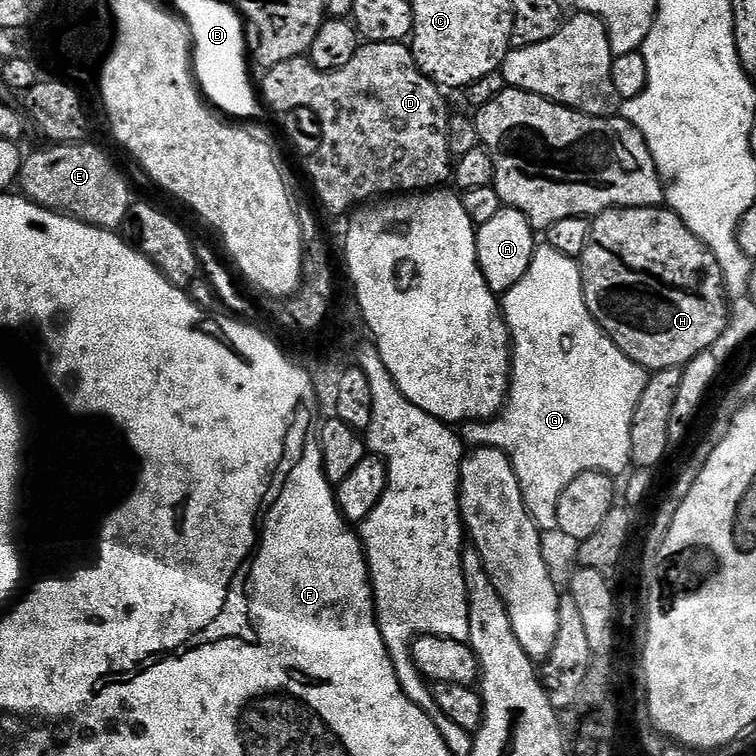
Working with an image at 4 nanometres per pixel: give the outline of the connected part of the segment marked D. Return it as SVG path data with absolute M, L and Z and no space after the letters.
M365 43L346 66L333 72L318 70L311 60L301 58L278 62L278 66L267 69L263 76L268 88L296 88L295 103L309 108L322 126L322 146L307 161L308 176L316 187L317 198L330 211L351 213L357 206L377 198L436 190L447 185L444 184L447 180L449 183L454 157L448 141L450 111L444 101L445 93L439 84L422 74L407 43Z

